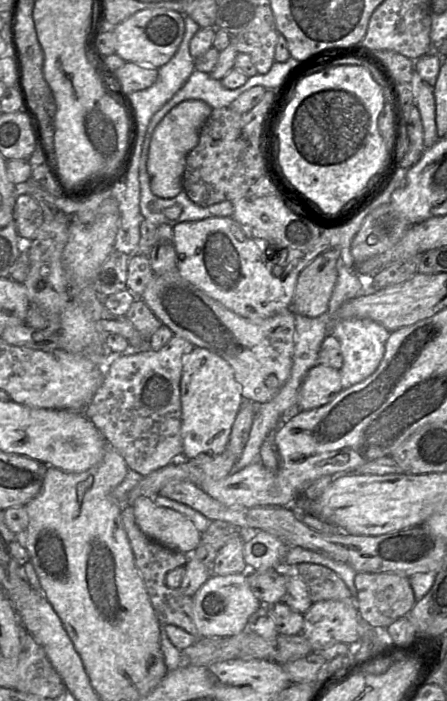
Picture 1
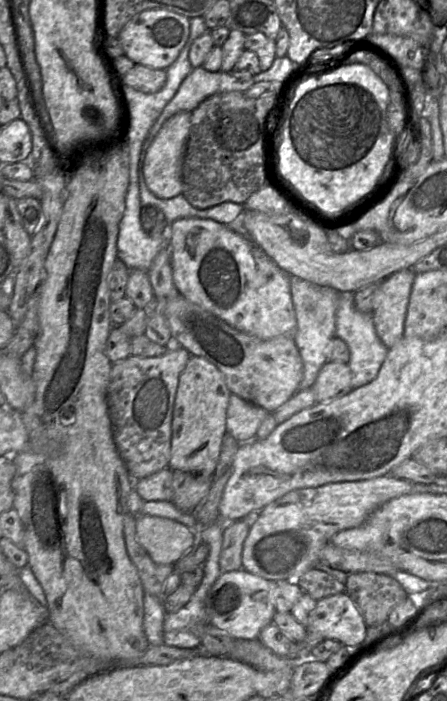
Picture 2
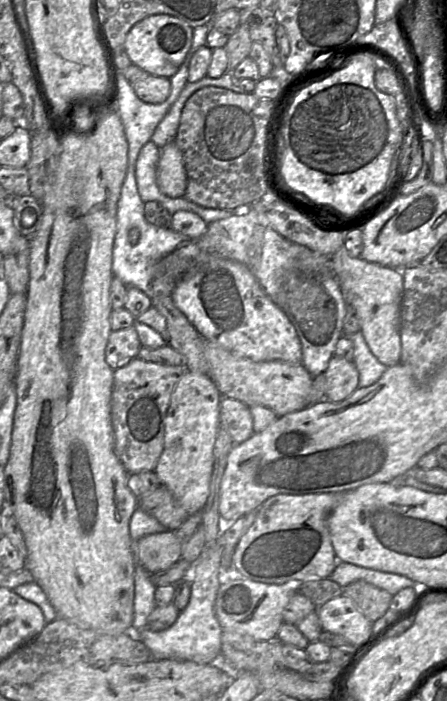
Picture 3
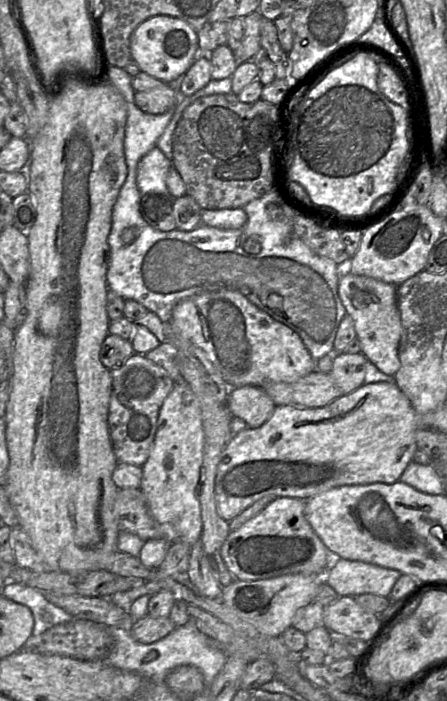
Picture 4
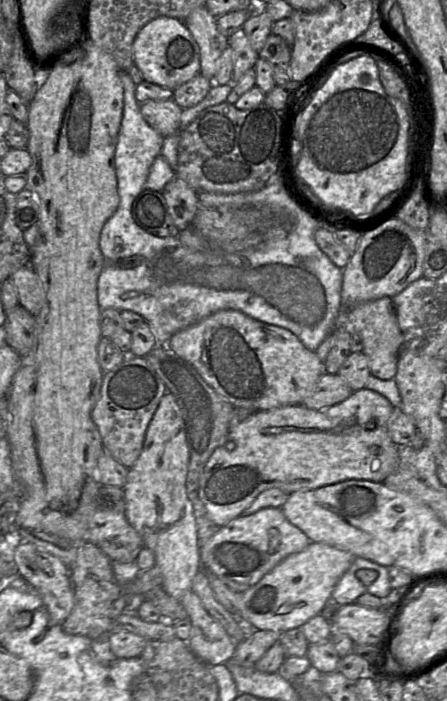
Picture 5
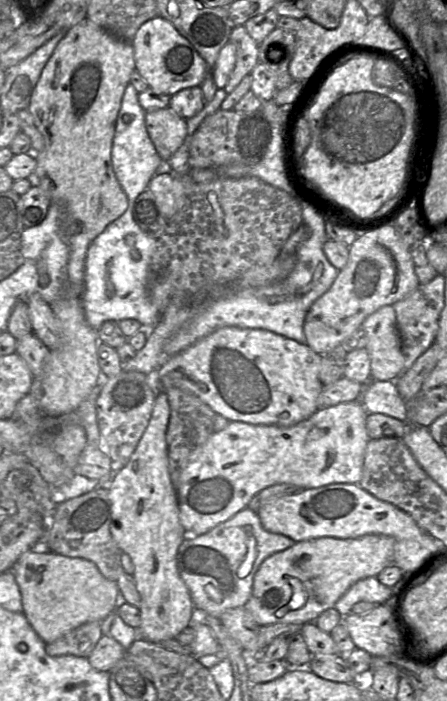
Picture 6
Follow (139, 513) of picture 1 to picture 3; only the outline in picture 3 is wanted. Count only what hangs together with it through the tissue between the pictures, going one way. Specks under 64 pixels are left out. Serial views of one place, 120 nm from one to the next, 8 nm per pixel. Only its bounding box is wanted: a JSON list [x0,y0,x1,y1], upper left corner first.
[136,529,182,573]

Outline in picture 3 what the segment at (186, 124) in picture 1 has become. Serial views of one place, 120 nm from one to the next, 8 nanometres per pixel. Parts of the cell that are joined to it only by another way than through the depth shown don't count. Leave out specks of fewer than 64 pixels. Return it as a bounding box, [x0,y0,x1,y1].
[156,140,187,198]

